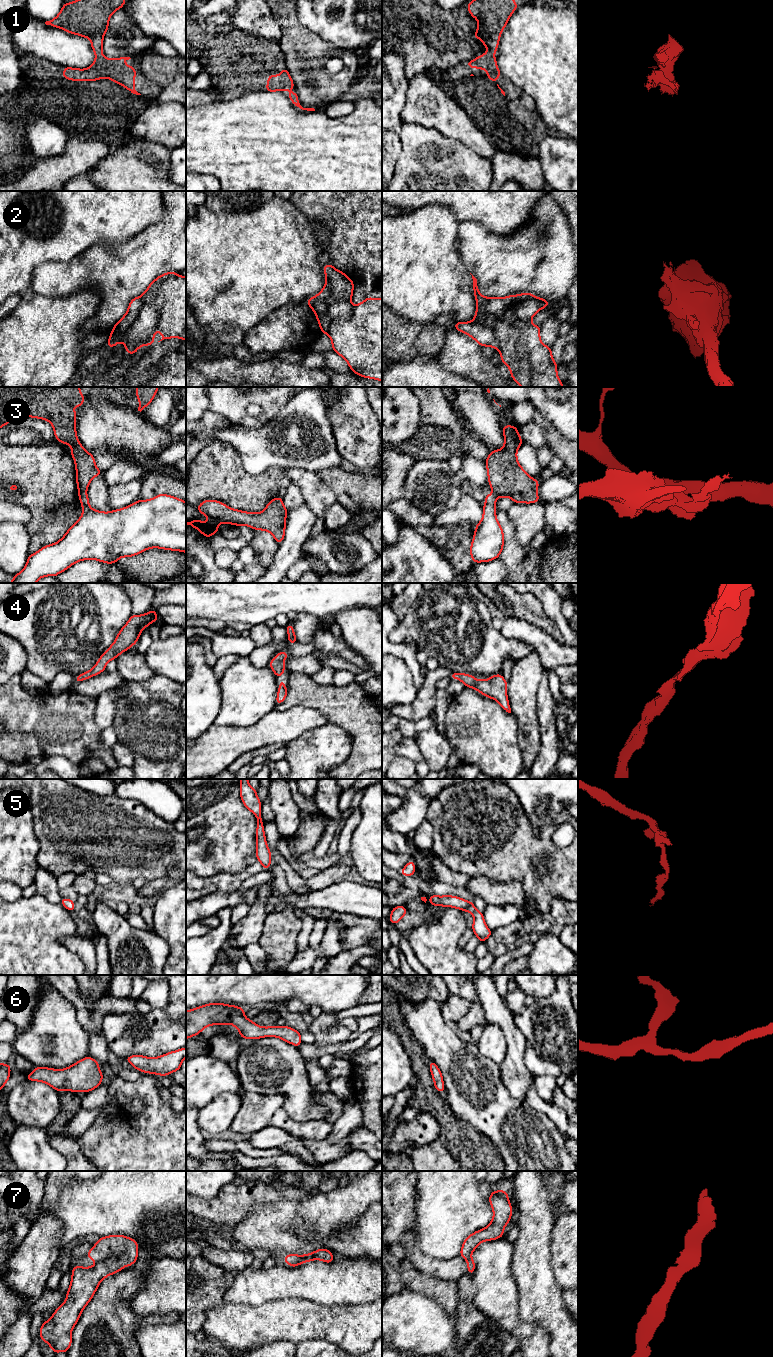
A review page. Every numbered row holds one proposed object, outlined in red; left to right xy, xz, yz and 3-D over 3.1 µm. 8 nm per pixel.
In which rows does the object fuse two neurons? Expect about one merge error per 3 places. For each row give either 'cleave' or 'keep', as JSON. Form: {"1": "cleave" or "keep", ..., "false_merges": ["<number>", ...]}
{"1": "keep", "2": "cleave", "3": "cleave", "4": "keep", "5": "keep", "6": "keep", "7": "keep", "false_merges": ["2", "3"]}

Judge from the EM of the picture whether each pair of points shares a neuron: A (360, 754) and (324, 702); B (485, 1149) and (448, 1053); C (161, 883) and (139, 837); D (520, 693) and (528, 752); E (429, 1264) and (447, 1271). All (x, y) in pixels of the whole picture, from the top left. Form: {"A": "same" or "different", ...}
{"A": "same", "B": "different", "C": "different", "D": "same", "E": "same"}

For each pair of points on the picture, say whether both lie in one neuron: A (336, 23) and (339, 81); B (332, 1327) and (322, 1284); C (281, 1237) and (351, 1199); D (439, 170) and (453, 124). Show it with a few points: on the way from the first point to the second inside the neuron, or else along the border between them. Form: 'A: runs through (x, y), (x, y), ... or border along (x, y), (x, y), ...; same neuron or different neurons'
A: border along (317, 34), (340, 48), (353, 50), (359, 54); different neurons
B: border along (304, 1299), (319, 1304), (351, 1305); different neurons
C: runs through (288, 1216), (296, 1208), (330, 1208); same neuron
D: border along (428, 127), (470, 149); different neurons

